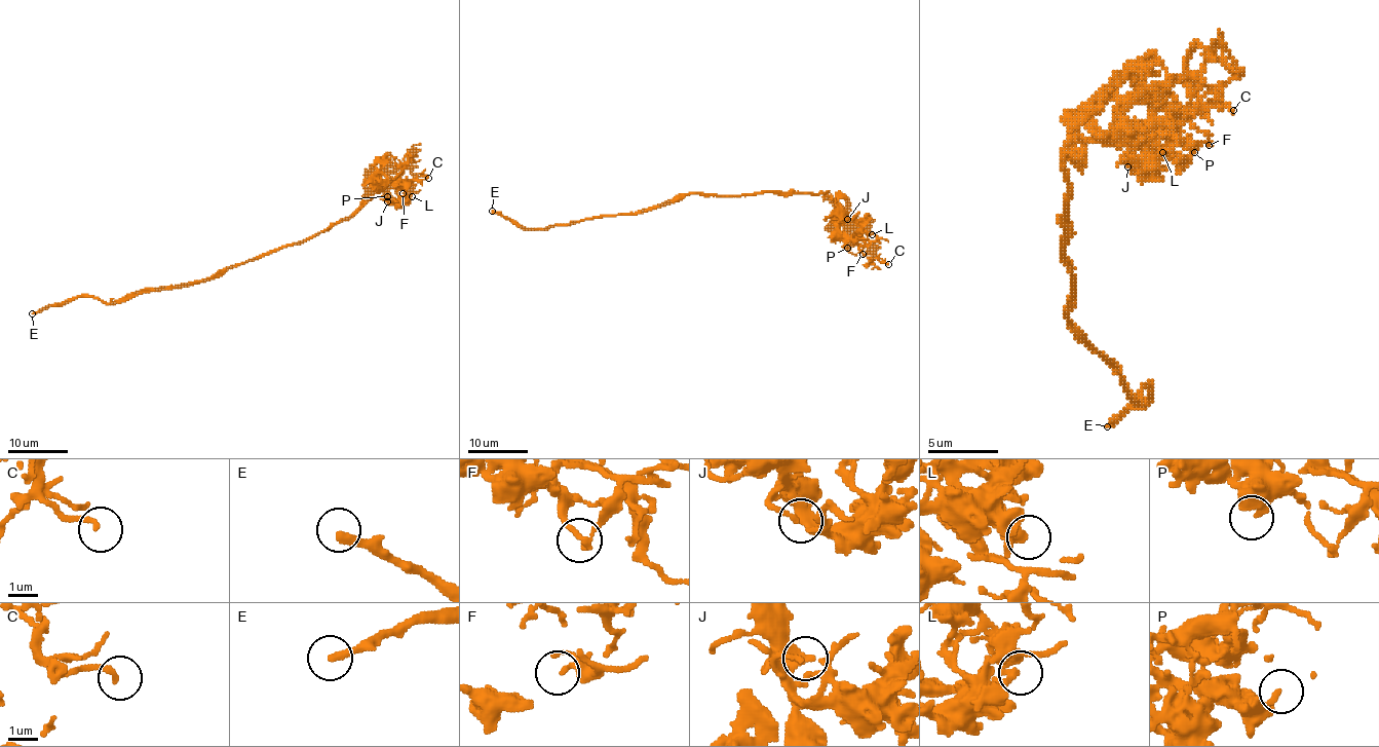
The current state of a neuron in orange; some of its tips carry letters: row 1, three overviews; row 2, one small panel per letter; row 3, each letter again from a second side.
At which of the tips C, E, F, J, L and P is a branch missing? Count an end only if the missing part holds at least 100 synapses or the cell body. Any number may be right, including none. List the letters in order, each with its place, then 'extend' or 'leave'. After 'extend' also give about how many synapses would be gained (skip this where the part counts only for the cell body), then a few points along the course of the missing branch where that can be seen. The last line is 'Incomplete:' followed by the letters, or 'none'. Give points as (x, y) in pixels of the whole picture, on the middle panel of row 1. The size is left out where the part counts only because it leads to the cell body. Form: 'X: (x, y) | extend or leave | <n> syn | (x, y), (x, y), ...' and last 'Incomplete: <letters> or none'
C: (888, 264) | leave
E: (492, 211) | leave
F: (863, 254) | leave
J: (847, 219) | leave
L: (872, 234) | leave
P: (847, 248) | leave
Incomplete: none

